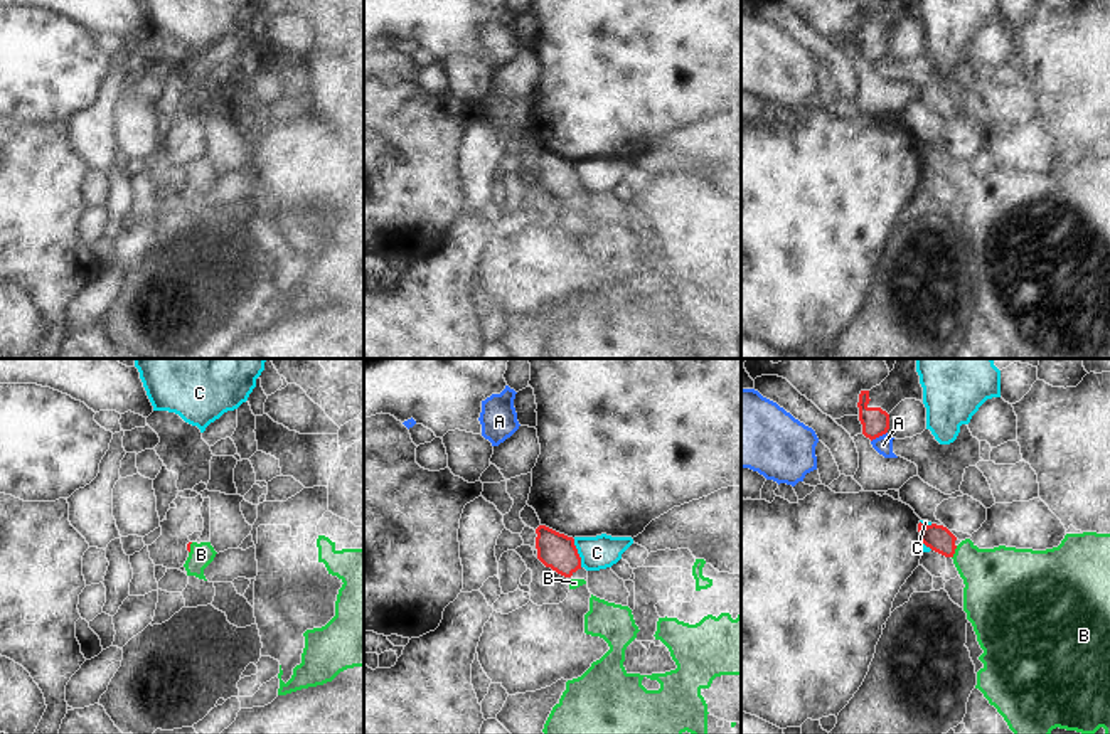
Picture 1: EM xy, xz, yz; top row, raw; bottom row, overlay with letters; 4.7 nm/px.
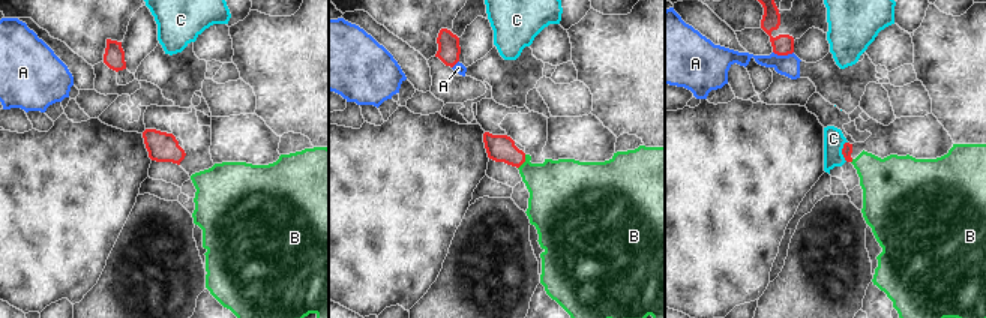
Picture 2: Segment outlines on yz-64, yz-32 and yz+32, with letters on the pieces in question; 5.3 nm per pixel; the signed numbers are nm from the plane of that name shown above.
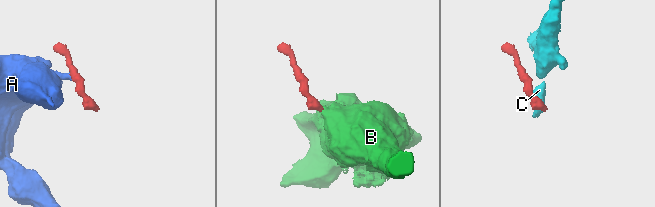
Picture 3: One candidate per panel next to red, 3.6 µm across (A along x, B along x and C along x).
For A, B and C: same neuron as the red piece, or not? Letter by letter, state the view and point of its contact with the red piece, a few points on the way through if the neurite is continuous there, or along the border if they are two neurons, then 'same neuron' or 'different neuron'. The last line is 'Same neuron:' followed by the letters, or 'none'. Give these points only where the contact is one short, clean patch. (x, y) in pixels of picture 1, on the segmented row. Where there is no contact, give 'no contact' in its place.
A: contact yz (878, 436); different neuron
B: contact yz (954, 553); same neuron
C: contact xz (576, 553); different neuron
Same neuron: B

